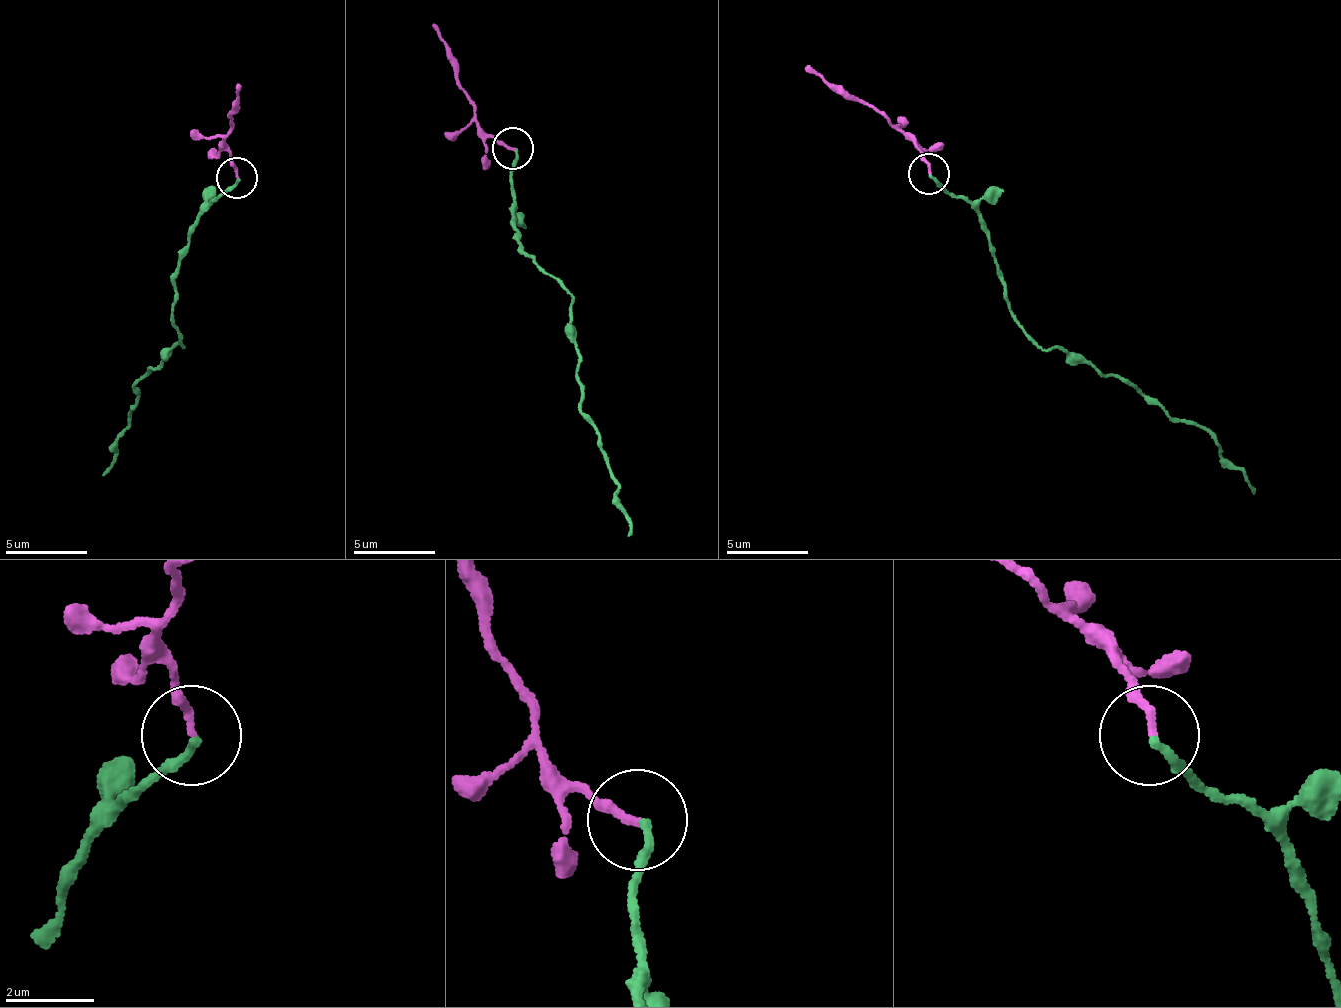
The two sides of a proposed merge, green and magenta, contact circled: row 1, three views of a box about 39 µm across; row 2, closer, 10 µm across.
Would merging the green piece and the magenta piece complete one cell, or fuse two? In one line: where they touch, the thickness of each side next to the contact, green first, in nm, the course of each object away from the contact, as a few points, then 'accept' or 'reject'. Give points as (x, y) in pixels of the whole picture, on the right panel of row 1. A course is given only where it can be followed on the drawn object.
place (928, 173); calibres 170 and 170 nm; course green (928, 172), (978, 216), (1012, 319), (1204, 429), (1255, 495); course magenta (928, 172), (921, 147), (882, 115), (862, 102), (843, 98), (804, 66); accept

